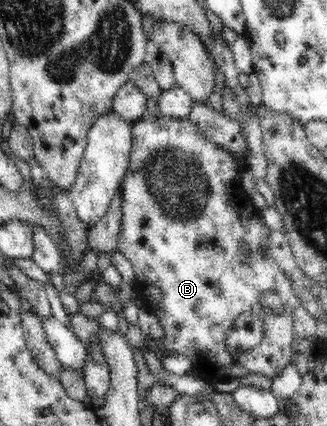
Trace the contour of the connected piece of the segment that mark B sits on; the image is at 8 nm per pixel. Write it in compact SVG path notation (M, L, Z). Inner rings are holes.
M160 113L158 116L145 116L143 118L137 119L132 124L132 137L133 144L129 167L127 173L125 174L123 182L120 184L120 195L121 195L121 228L117 237L118 249L126 256L126 258L131 262L132 267L136 275L136 281L133 284L133 290L138 295L138 298L142 300L145 305L144 308L155 314L161 322L161 327L165 329L165 338L161 340L152 340L150 336L145 336L142 344L142 351L144 347L148 346L150 348L149 352L155 353L157 358L168 357L171 353L177 354L181 353L185 355L192 364L192 370L199 378L203 378L211 384L219 381L225 381L229 379L234 379L237 377L247 376L248 374L263 374L271 379L277 378L283 369L291 363L291 356L293 356L293 314L295 310L300 306L301 300L299 295L295 295L295 289L291 285L291 279L285 271L281 270L281 266L277 265L275 258L269 252L270 240L269 234L271 234L271 229L263 223L263 217L261 217L259 211L253 206L249 195L242 192L240 187L240 160L237 157L231 157L231 153L227 153L227 150L223 151L223 148L215 143L209 141L203 133L193 124L188 118L183 118L183 120L178 120L177 118L166 118ZM241 241L247 241L249 245L249 255L251 255L251 262L241 262L238 259L238 246ZM266 248L267 254L261 255L261 250ZM277 291L286 302L286 312L282 315L274 315L273 312L265 313L260 300L269 292ZM245 313L250 313L251 315L260 318L261 323L264 324L264 335L262 336L261 342L251 350L239 351L233 353L233 351L228 350L228 345L226 342L227 332L232 328L233 322L237 320L241 315Z

